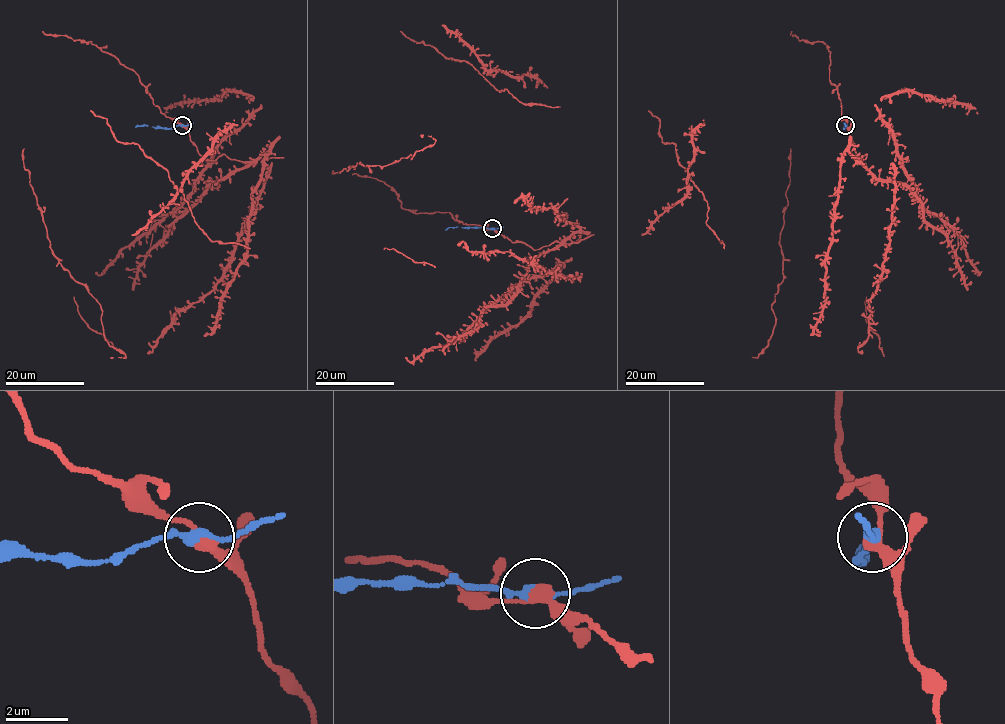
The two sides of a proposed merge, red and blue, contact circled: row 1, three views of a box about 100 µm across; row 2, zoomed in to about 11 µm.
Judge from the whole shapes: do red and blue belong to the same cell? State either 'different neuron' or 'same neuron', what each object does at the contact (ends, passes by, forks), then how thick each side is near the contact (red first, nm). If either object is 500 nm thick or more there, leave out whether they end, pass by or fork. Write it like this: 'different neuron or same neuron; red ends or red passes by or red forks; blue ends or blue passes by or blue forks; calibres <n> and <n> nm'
different neuron; red passes by; blue passes by; calibres 320 and 280 nm

